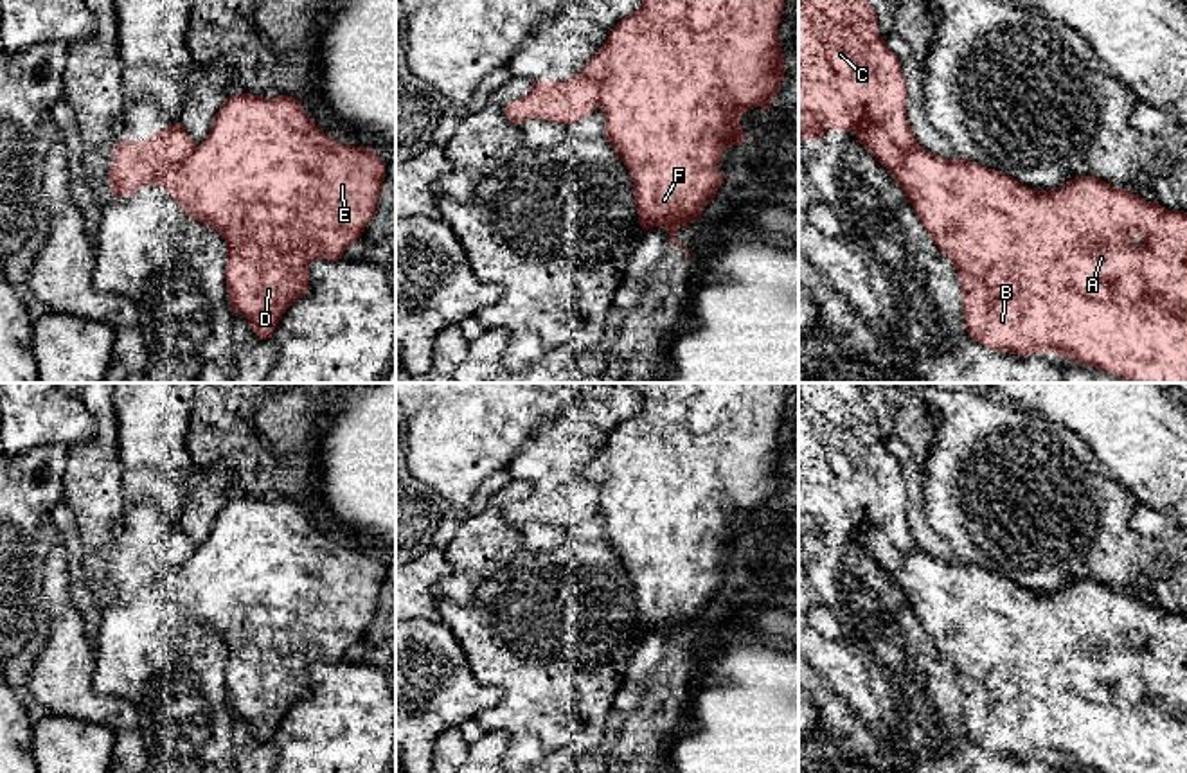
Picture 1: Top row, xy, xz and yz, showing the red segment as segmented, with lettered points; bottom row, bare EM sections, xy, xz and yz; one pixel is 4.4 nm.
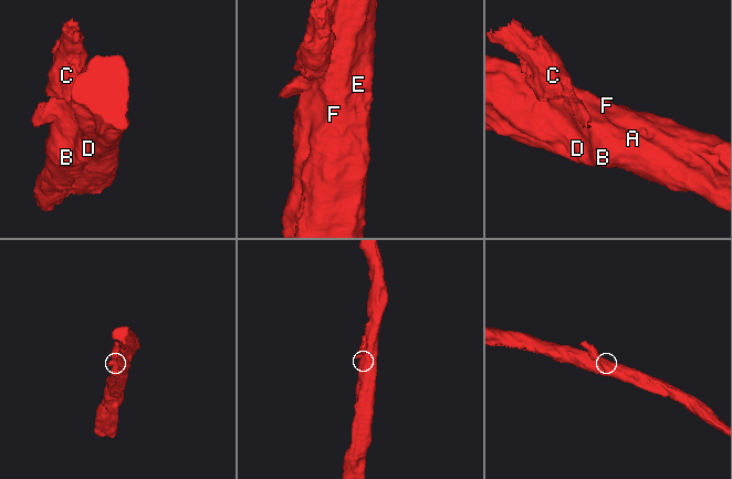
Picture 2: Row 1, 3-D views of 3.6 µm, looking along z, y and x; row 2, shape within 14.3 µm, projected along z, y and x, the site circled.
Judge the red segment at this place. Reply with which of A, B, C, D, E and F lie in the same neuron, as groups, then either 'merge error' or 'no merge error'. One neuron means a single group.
groups A B D E F / C; merge error

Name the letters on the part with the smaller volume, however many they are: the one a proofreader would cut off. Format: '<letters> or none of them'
C

